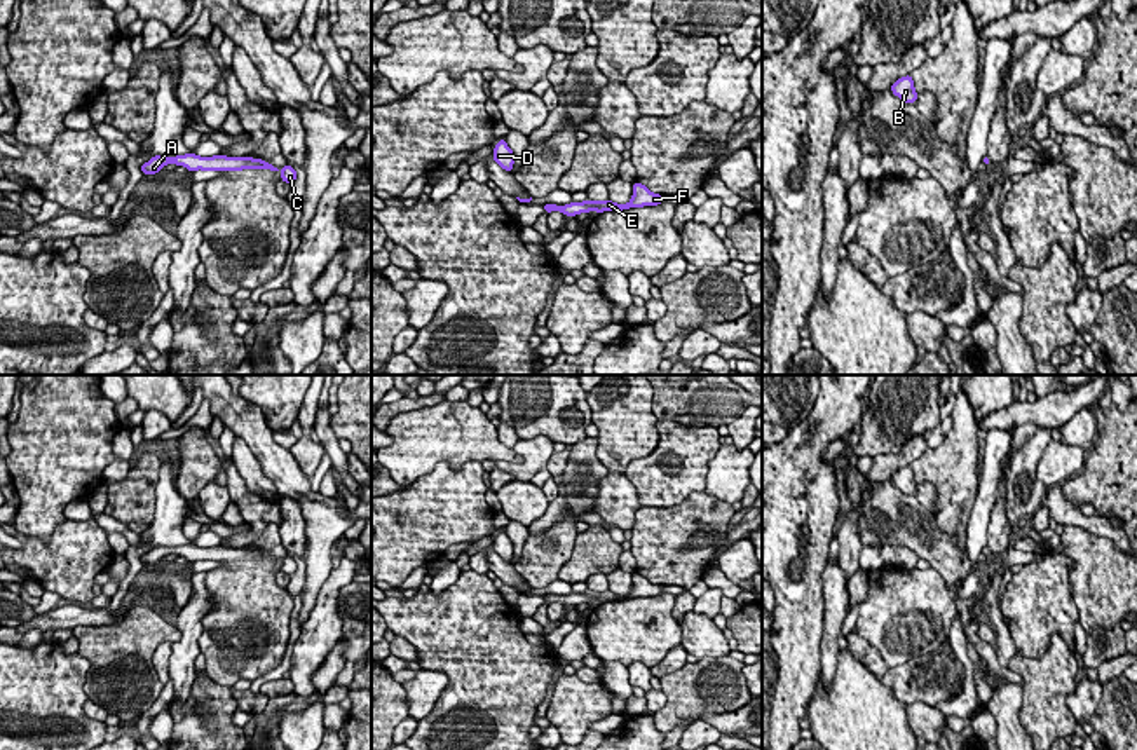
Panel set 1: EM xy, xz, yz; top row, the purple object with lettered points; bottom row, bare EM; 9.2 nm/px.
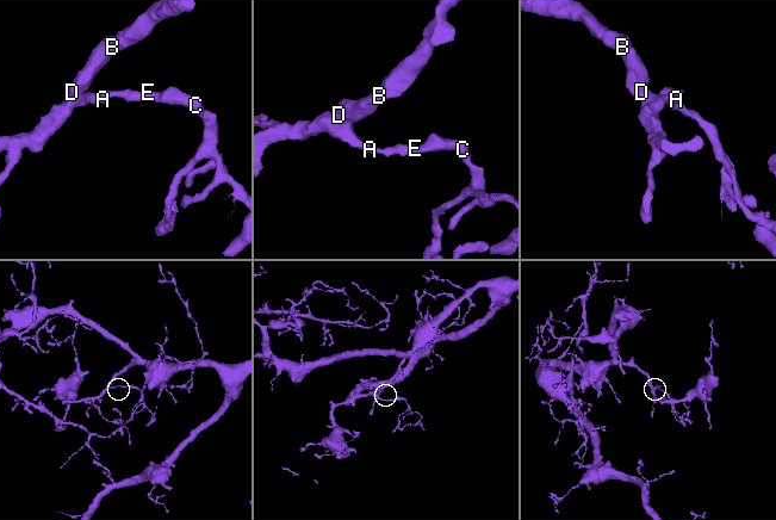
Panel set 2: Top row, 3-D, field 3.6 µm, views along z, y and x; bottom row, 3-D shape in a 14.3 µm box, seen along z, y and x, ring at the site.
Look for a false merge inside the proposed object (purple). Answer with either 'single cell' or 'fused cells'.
single cell

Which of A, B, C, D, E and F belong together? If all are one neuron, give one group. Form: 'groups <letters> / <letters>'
groups A B C D E F

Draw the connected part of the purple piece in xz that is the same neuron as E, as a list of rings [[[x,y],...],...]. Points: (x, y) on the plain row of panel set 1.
[[[637,572],[637,574],[633,574],[633,586],[631,586],[631,591],[628,595],[616,595],[610,590],[602,591],[602,593],[588,590],[584,593],[570,593],[567,597],[544,595],[542,598],[546,603],[560,602],[570,609],[570,607],[575,607],[579,603],[623,602],[623,600],[630,600],[630,598],[657,597],[661,593],[663,593],[661,584],[652,584],[645,576]]]

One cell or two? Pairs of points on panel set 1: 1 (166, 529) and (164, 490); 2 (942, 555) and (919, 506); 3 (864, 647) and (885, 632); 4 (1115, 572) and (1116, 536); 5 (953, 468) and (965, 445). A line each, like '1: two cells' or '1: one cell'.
1: one cell
2: one cell
3: two cells
4: two cells
5: one cell

